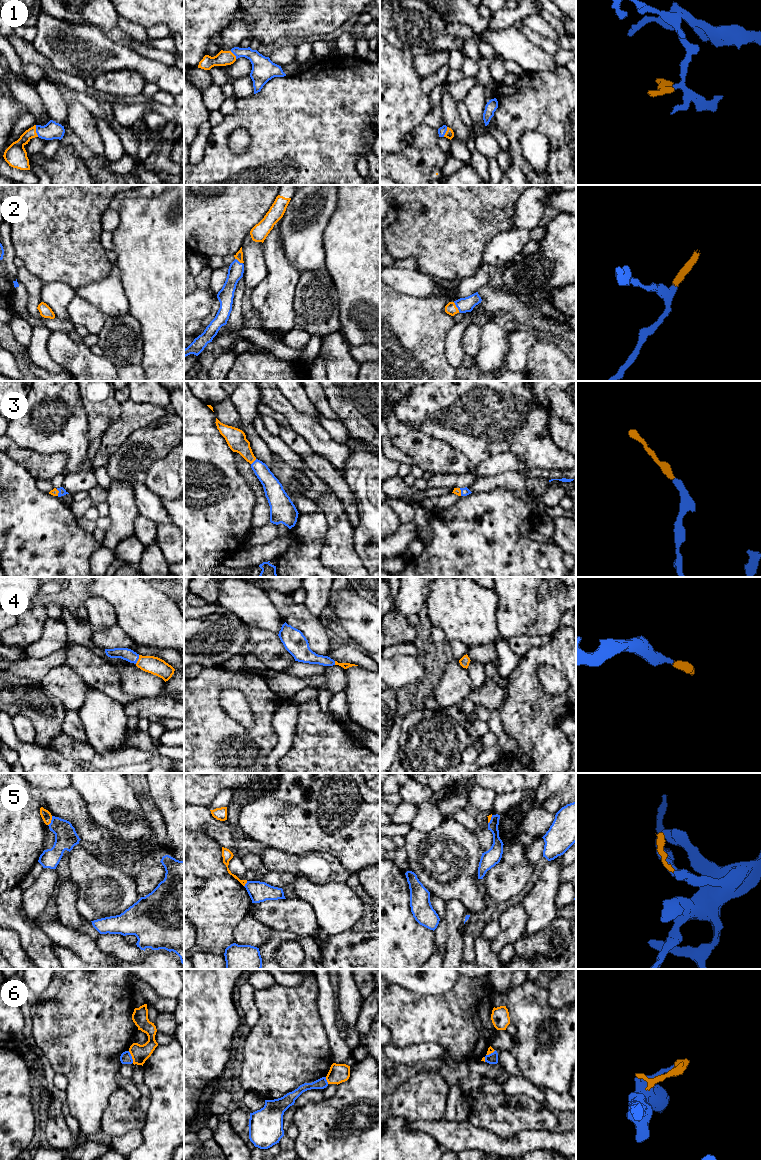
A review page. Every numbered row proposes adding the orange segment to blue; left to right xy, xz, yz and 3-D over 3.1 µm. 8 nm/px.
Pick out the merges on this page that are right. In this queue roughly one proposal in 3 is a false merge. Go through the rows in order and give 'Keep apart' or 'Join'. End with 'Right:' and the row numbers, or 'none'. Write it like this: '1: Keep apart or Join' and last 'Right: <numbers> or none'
1: Join
2: Join
3: Join
4: Join
5: Keep apart
6: Keep apart
Right: 1, 2, 3, 4

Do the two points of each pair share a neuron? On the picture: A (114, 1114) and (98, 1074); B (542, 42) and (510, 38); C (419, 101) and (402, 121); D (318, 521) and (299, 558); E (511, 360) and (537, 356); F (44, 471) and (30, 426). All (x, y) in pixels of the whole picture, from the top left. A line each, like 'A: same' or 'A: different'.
A: different
B: different
C: same
D: same
E: different
F: different

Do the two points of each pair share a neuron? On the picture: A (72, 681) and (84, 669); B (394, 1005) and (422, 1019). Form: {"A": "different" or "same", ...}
{"A": "different", "B": "same"}

